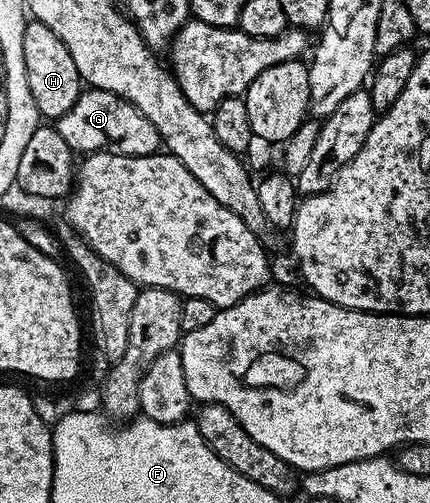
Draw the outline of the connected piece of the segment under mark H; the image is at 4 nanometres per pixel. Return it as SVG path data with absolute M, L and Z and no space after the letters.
M32 20L24 28L22 56L26 60L26 80L30 84L34 104L38 104L41 119L55 120L70 112L80 95L82 79L74 64L74 56L70 56L66 44L54 36L47 24Z

